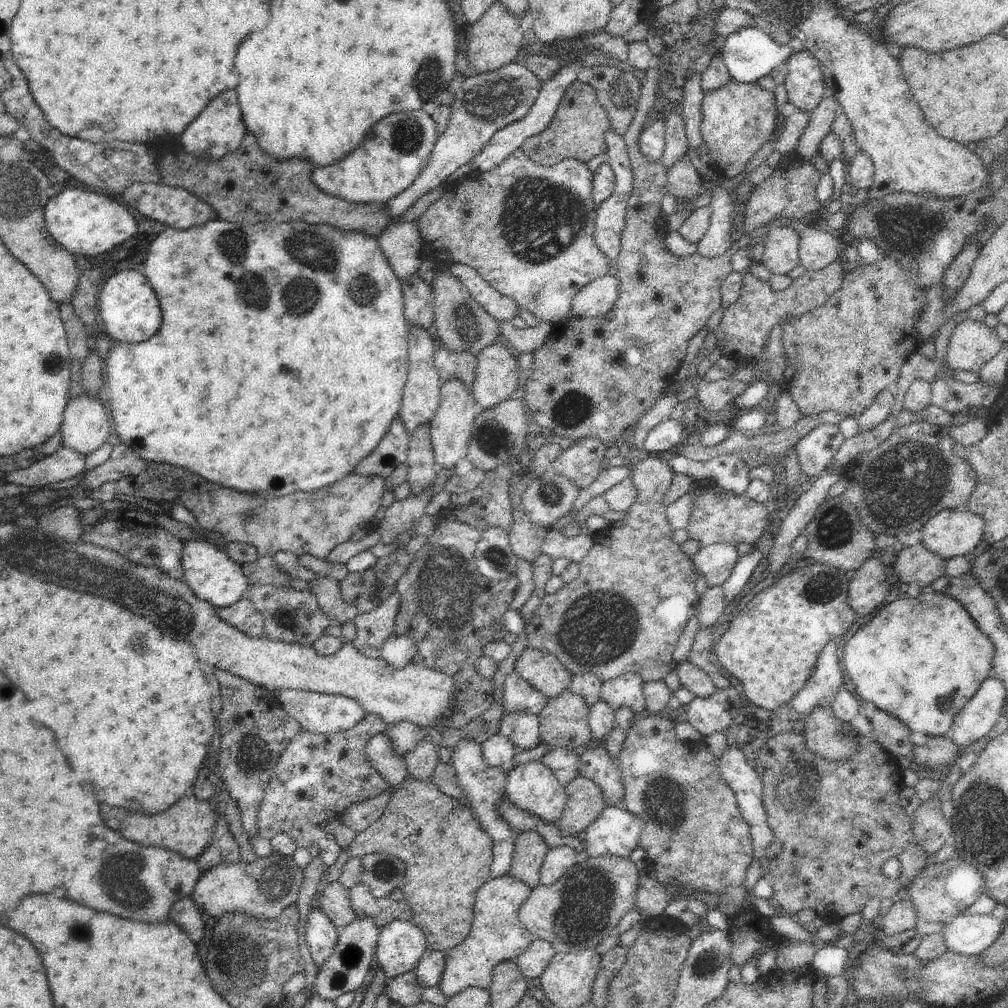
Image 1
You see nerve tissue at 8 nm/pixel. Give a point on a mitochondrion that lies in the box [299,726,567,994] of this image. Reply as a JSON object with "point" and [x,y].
{"point":[351,957]}

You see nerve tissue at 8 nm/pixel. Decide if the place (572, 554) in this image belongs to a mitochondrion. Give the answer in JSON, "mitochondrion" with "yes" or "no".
{"mitochondrion":"no"}

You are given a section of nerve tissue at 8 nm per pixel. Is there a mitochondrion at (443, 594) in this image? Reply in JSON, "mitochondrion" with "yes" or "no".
{"mitochondrion":"yes"}

